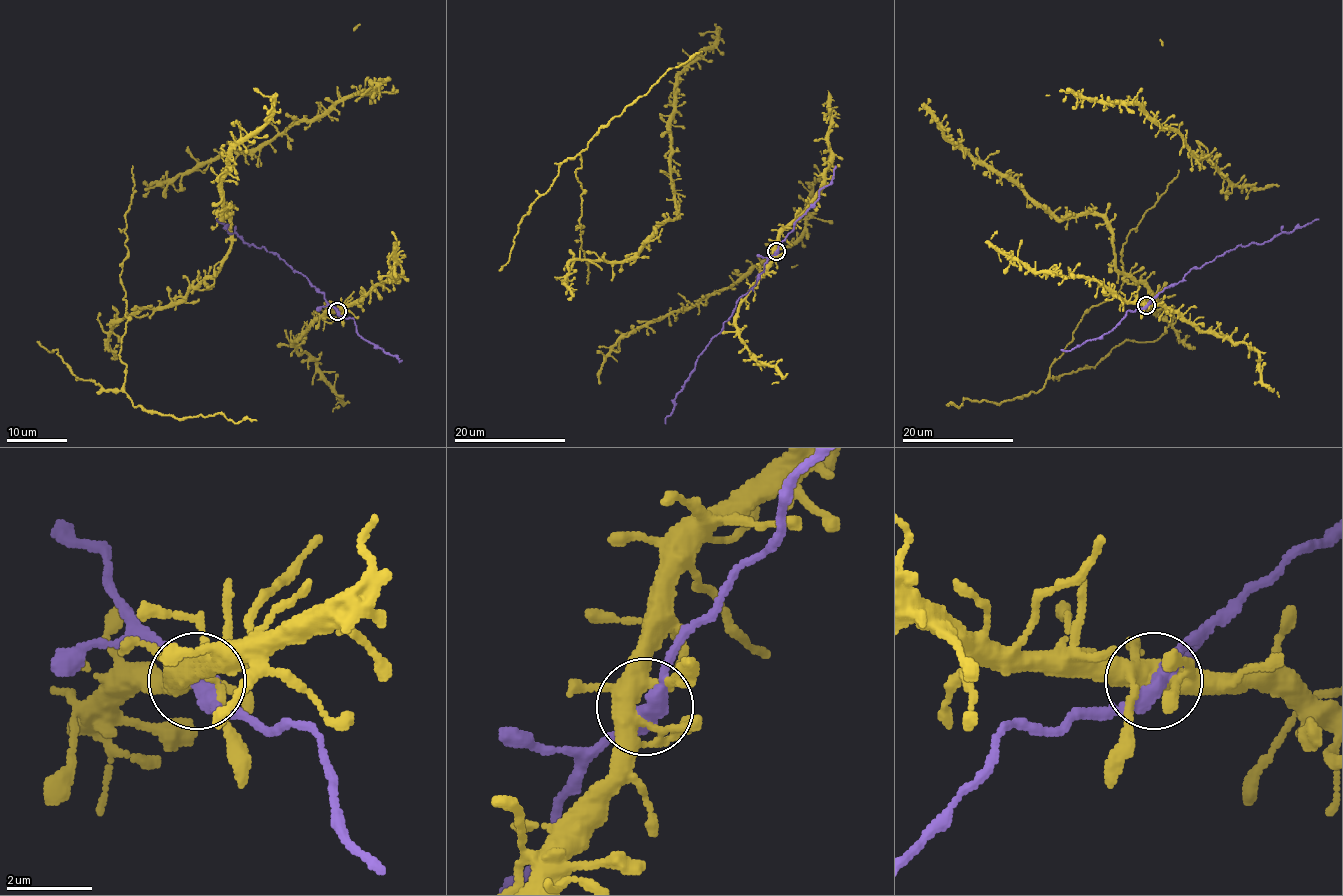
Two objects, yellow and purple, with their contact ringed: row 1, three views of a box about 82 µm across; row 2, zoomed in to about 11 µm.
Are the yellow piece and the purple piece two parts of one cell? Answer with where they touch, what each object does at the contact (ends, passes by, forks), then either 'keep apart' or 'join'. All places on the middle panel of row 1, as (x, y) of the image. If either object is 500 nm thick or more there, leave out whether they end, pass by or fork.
(776, 251) | yellow forks | purple passes by | join

